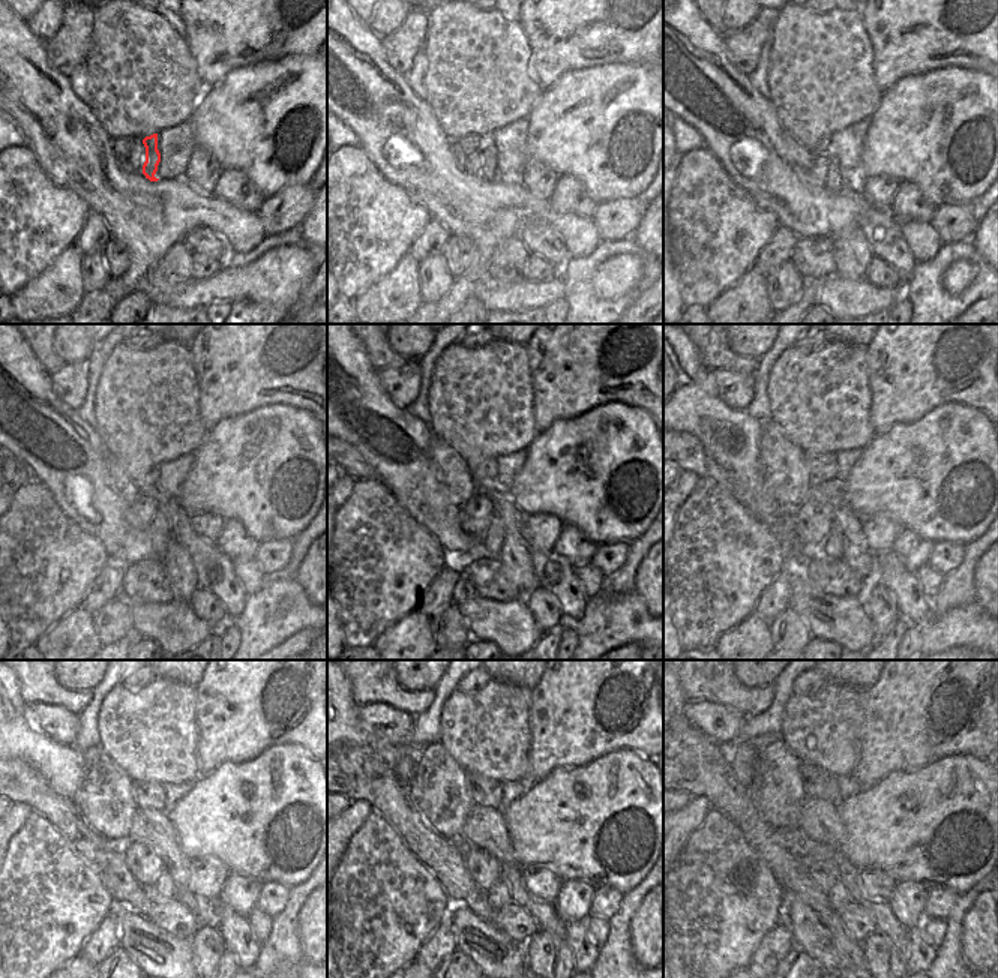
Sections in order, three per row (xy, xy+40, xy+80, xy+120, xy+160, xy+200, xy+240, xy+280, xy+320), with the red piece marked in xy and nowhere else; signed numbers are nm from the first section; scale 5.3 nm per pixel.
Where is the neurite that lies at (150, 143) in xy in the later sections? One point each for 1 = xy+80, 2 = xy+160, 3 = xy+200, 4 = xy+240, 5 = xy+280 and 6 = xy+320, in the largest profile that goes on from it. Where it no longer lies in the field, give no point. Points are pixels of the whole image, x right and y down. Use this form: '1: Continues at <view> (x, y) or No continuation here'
1: Continues at xy+80 (833, 183)
2: Continues at xy+160 (492, 540)
3: Continues at xy+200 (830, 548)
4: Continues at xy+240 (164, 888)
5: Continues at xy+280 (498, 896)
6: Continues at xy+320 (838, 896)

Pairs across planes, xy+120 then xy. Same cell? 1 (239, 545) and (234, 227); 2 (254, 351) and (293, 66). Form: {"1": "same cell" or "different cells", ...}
{"1": "different cells", "2": "different cells"}

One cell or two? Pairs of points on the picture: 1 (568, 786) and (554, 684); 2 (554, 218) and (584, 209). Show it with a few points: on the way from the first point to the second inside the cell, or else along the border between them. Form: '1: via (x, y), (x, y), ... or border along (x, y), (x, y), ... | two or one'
1: border along (599, 758), (584, 765), (559, 765), (533, 783) | two
2: border along (550, 200), (562, 213), (590, 219) | two

